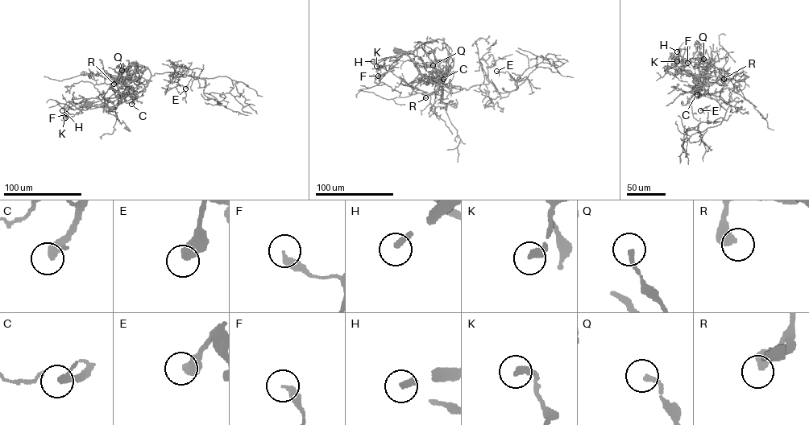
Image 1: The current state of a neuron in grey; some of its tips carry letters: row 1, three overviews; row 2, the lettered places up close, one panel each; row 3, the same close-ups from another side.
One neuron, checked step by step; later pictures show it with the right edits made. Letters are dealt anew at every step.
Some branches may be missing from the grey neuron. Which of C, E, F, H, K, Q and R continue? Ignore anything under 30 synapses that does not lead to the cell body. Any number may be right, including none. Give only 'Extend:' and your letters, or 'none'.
Extend: C, H

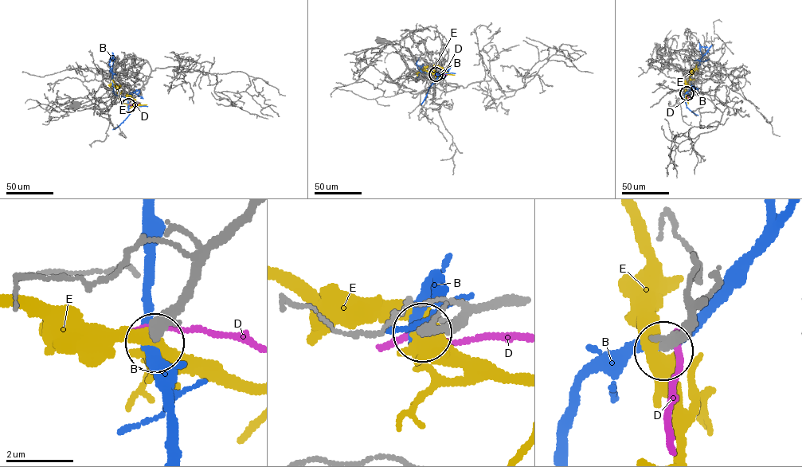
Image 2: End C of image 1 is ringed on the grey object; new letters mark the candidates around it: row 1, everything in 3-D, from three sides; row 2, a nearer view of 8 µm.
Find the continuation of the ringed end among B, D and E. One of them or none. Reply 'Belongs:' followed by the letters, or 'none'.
Belongs: none

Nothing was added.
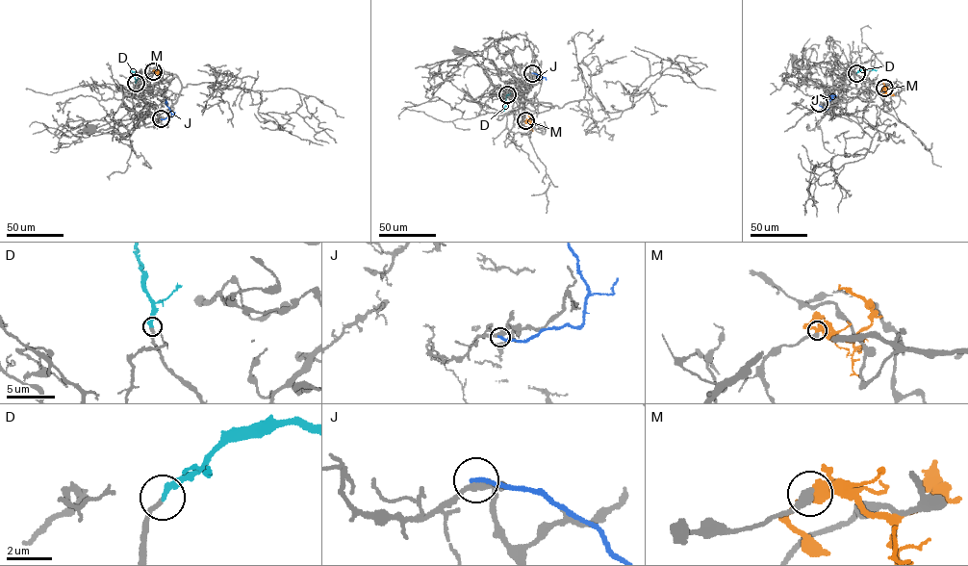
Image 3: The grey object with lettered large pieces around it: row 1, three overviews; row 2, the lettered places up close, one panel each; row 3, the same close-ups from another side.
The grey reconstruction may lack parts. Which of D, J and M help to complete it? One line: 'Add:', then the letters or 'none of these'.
Add: D

